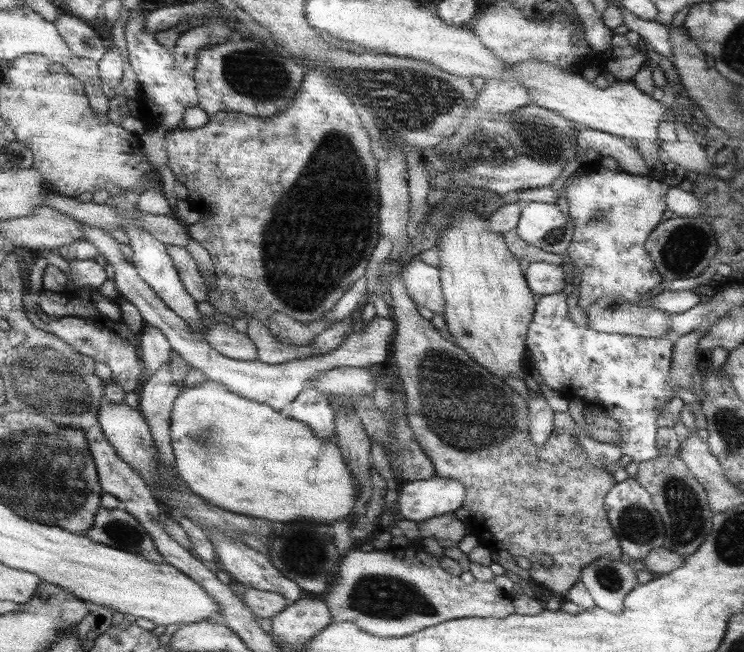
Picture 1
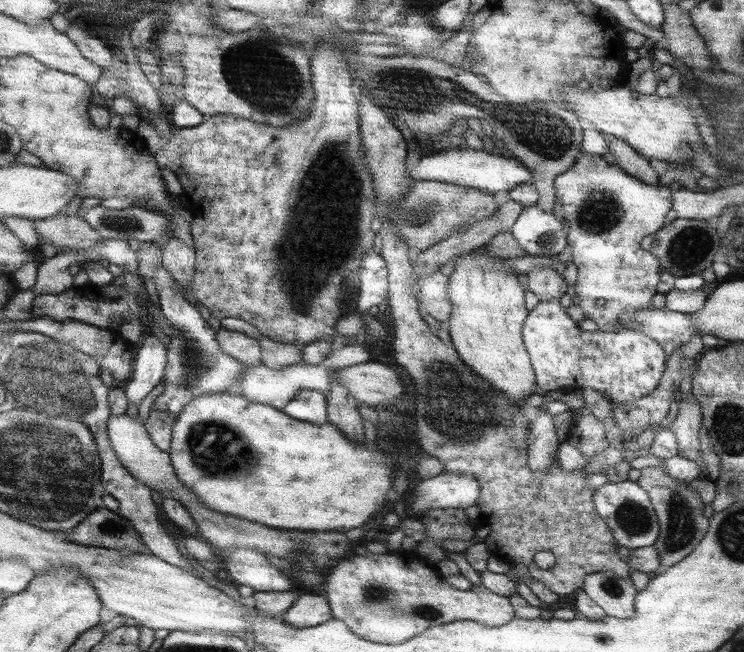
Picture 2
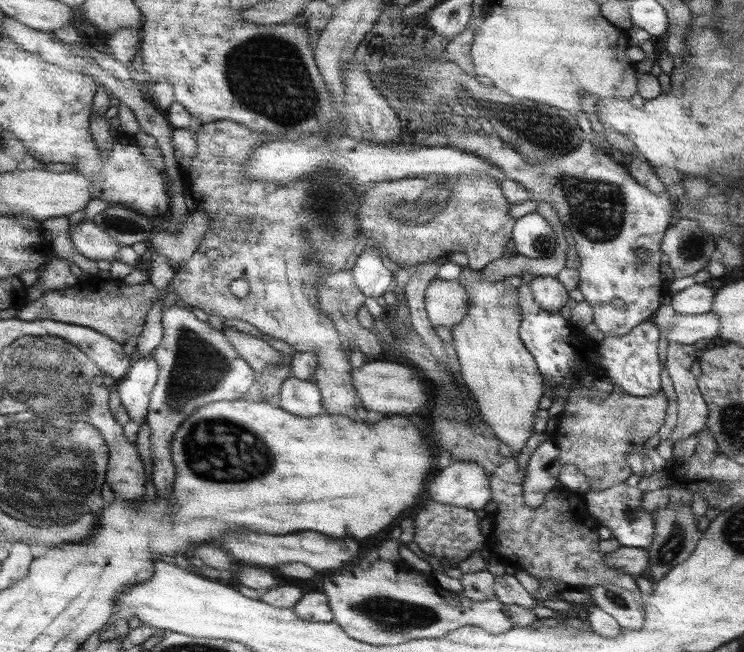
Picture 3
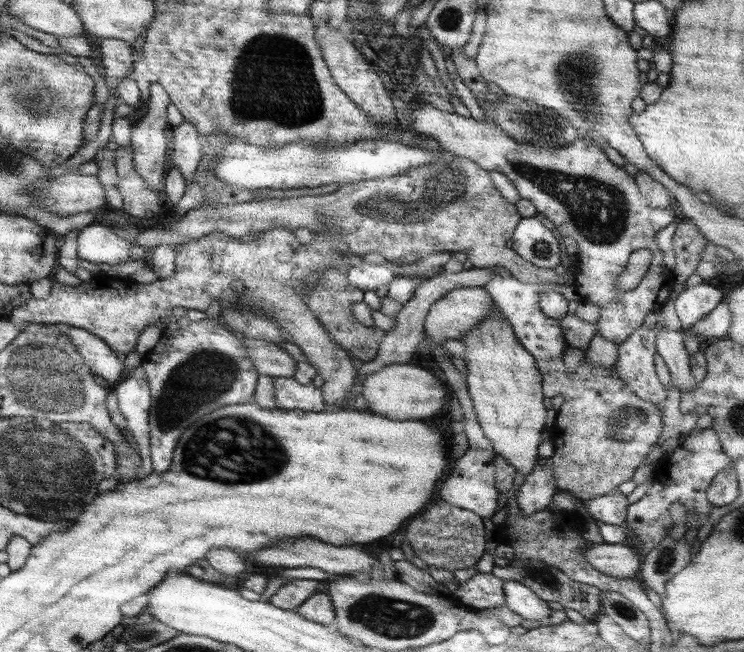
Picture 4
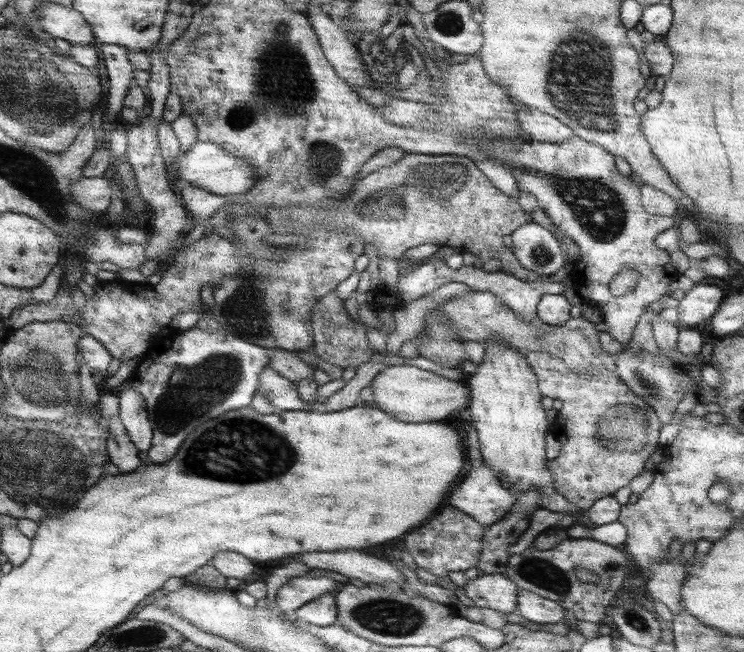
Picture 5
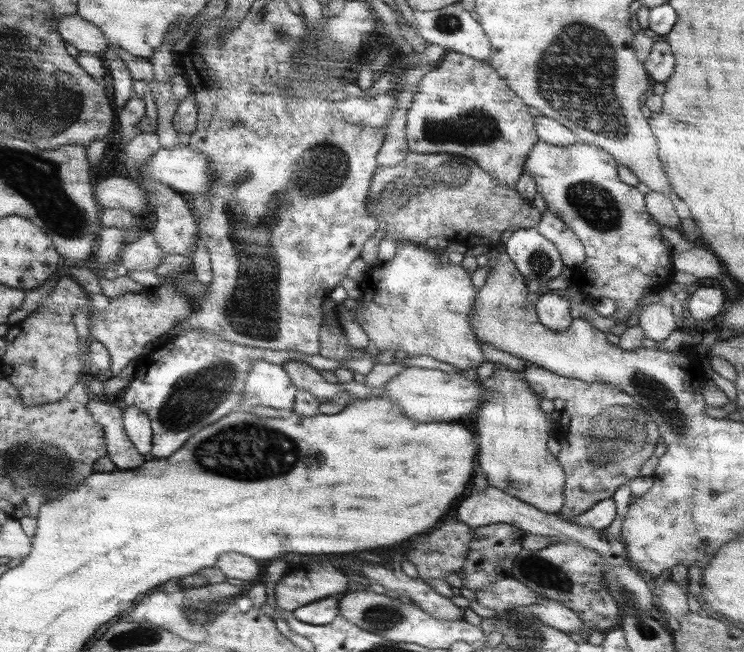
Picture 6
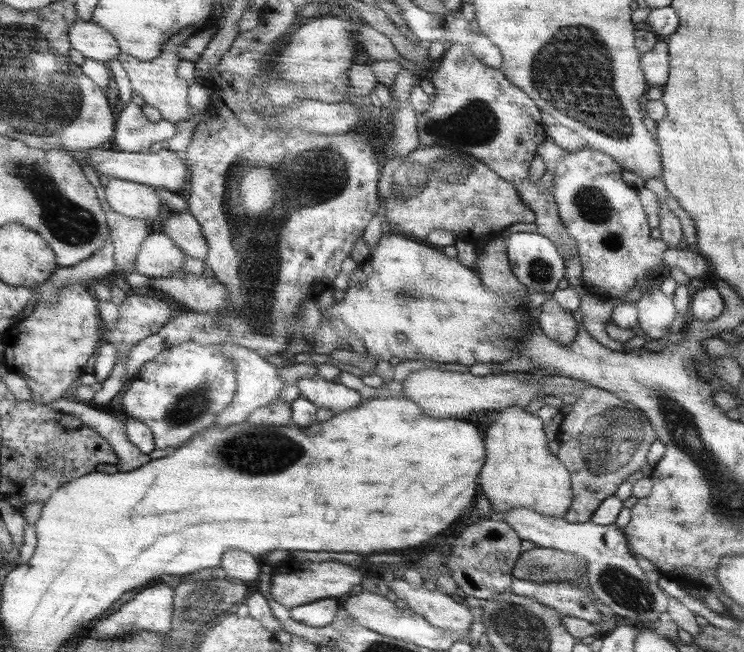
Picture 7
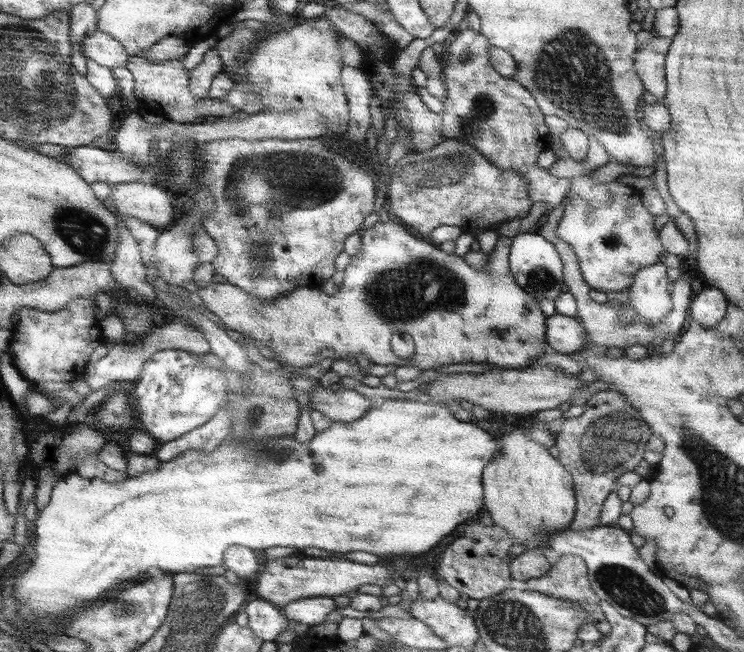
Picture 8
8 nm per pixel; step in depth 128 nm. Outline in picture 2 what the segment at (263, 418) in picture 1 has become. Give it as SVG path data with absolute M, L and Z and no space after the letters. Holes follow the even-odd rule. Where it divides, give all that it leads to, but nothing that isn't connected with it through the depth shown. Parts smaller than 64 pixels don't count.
M230 393L204 394L190 399L190 402L182 407L182 411L175 417L172 427L169 456L178 479L189 490L192 490L192 493L199 500L202 500L207 508L227 516L236 516L236 518L244 518L250 522L258 522L258 524L264 524L270 528L286 528L286 530L338 530L338 532L348 532L352 528L362 528L370 520L370 516L376 512L376 508L380 508L386 502L388 490L394 482L394 474L397 474L394 472L394 464L390 460L386 460L378 452L370 454L370 450L366 446L358 446L354 442L348 442L348 438L344 434L340 434L340 430L330 422L310 424L299 421L272 406L250 402L248 398L244 398L240 394Z

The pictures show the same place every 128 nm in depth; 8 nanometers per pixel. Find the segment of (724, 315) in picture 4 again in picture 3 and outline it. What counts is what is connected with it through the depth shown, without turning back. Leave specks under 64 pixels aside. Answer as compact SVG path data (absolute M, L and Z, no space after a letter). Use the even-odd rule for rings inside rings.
M708 312L696 315L676 313L670 329L666 331L668 342L692 345L697 340L709 338L710 340L720 334L720 320L718 314Z

